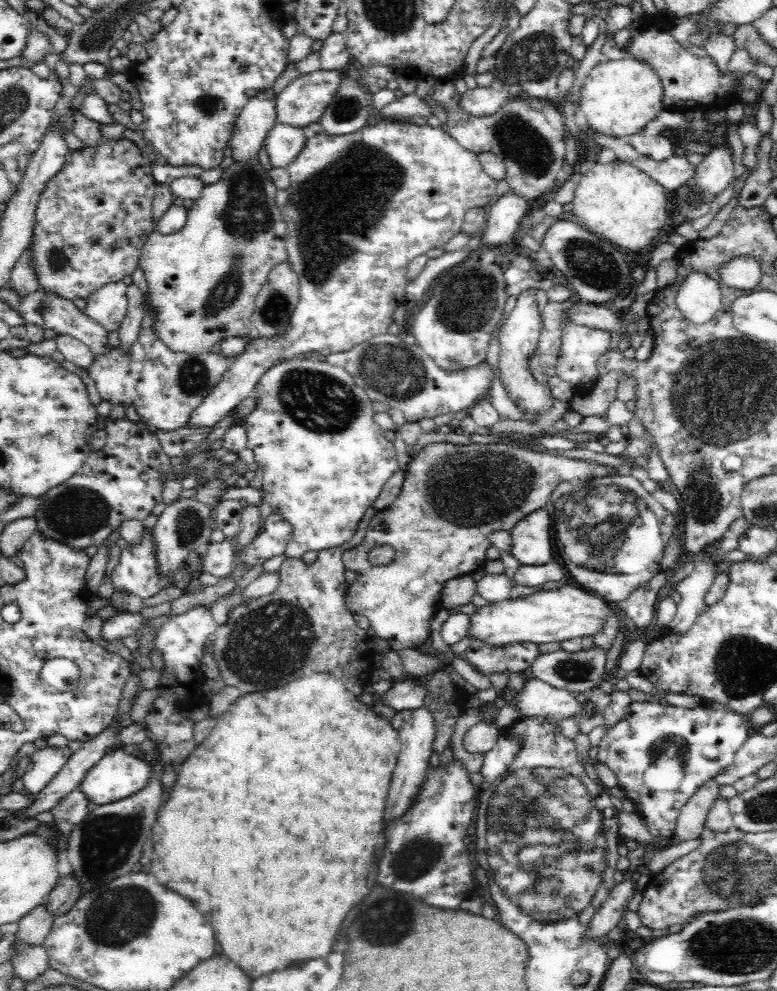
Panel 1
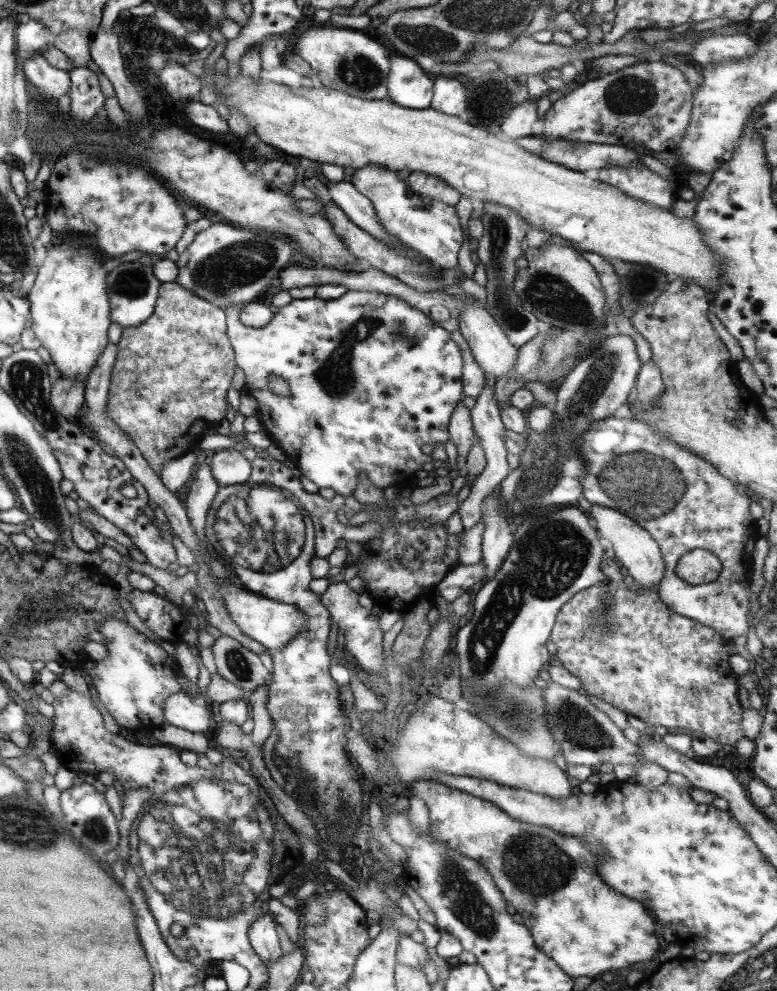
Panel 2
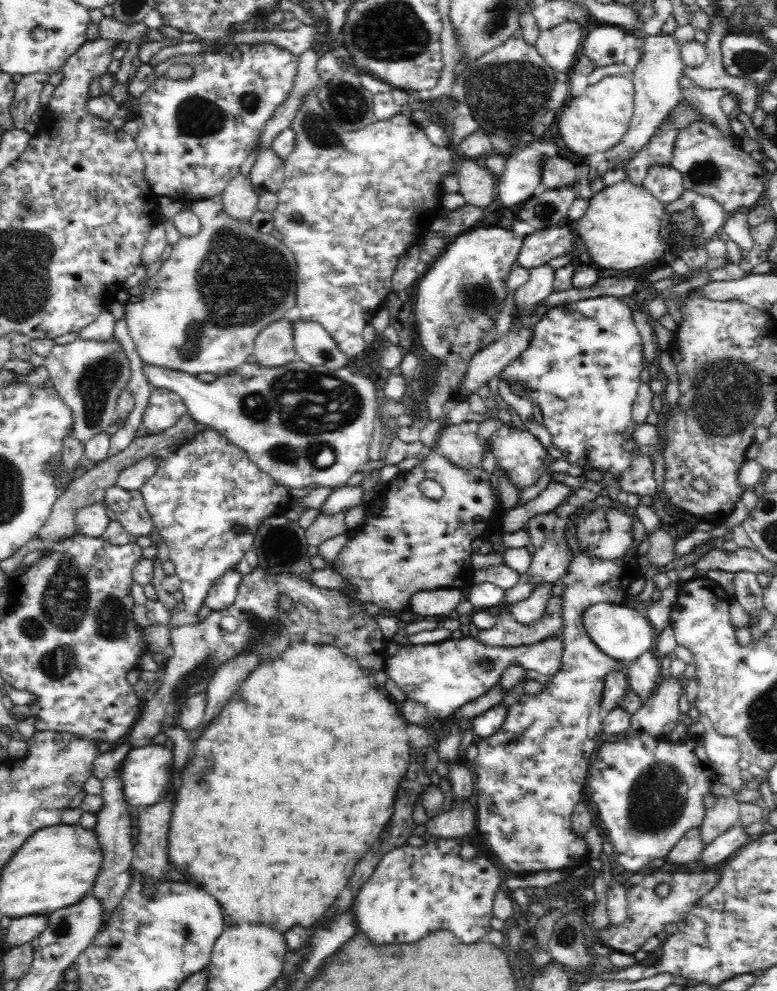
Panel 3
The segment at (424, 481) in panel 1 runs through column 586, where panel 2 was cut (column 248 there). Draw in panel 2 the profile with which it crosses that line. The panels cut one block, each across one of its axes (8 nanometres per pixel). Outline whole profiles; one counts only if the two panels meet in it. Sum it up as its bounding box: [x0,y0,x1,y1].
[211,448,251,487]

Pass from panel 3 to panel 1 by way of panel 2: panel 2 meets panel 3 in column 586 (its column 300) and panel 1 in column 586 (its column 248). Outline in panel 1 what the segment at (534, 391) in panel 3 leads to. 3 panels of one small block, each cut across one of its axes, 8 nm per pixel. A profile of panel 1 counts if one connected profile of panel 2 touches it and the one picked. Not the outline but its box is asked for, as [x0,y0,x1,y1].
[555,310,612,393]

